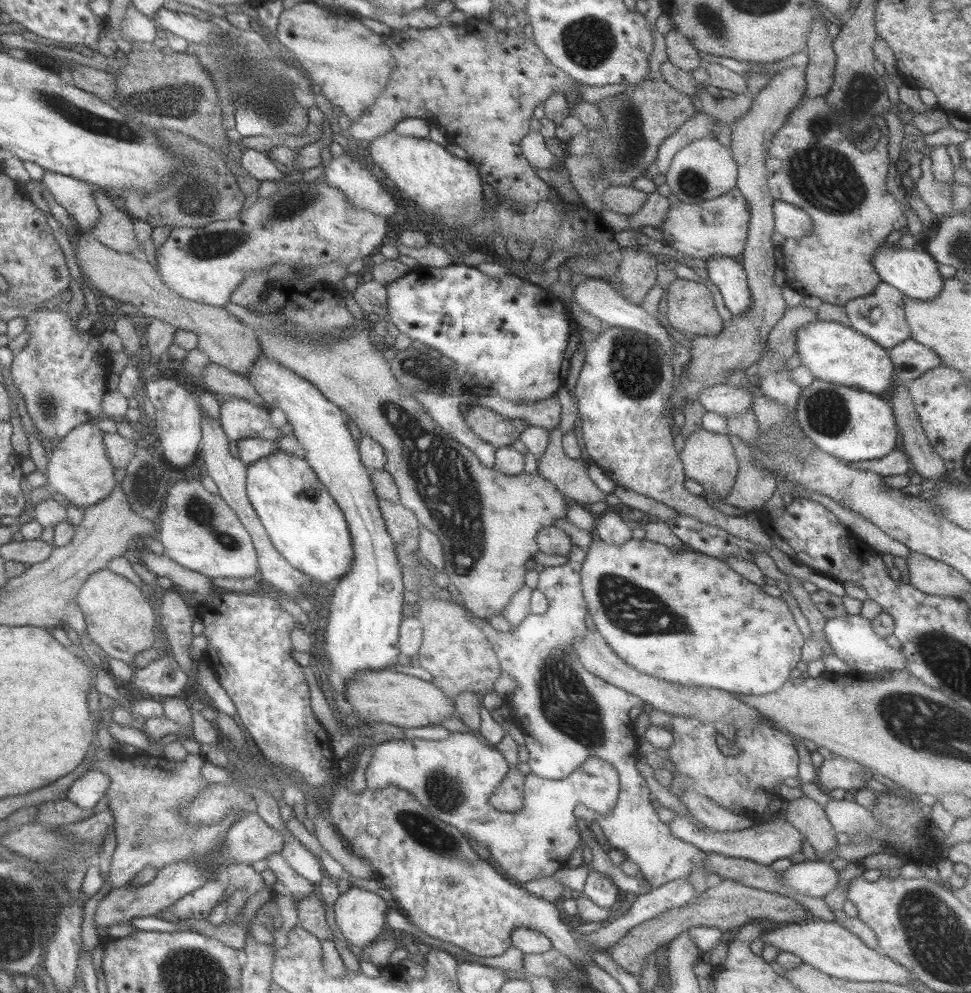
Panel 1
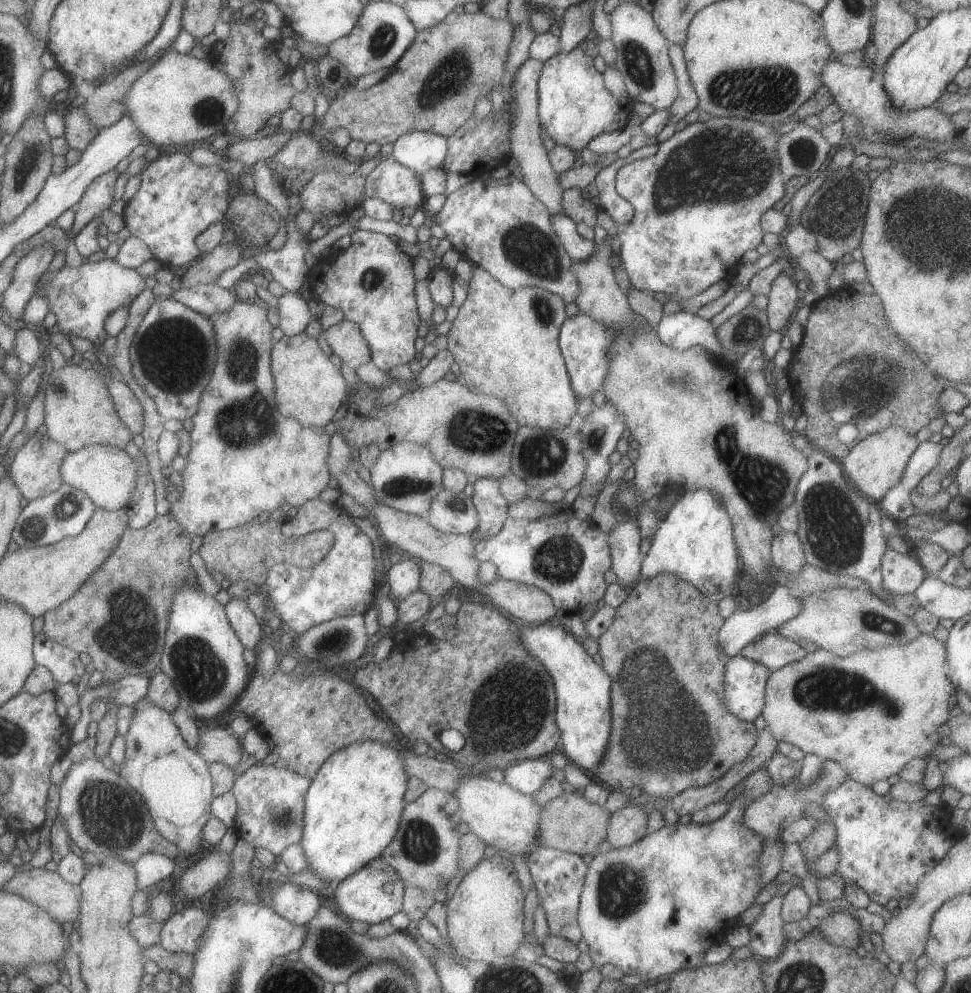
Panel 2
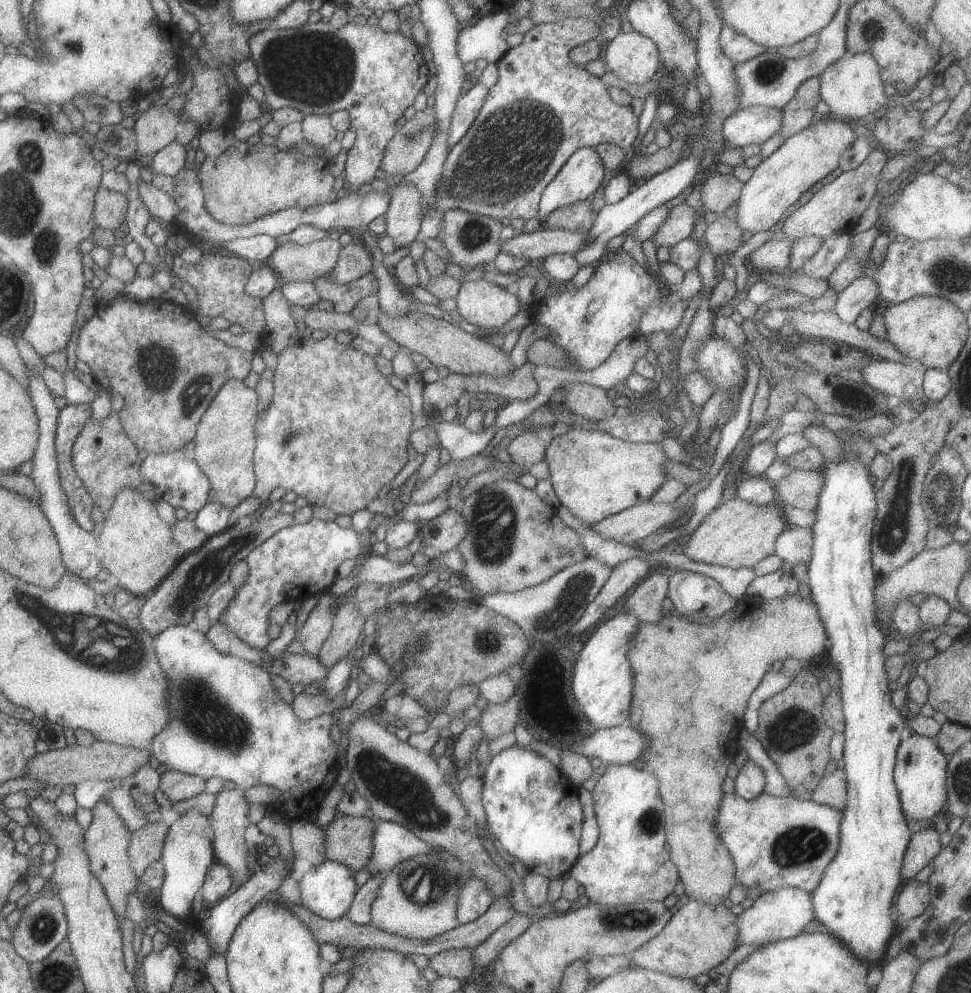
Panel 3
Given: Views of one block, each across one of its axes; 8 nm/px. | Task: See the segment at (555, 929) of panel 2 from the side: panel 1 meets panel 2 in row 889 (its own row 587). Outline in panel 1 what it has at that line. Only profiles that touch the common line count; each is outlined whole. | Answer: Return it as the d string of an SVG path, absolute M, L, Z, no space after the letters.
M566 517L555 520L553 525L569 535L571 548L564 564L544 567L538 573L535 589L548 600L546 611L537 615L530 612L515 629L505 633L496 632L485 619L473 616L471 620L491 644L502 673L517 682L515 693L502 698L515 709L513 721L523 733L531 773L549 780L563 780L589 758L611 764L618 773L617 783L620 786L611 812L601 815L577 805L573 816L591 825L606 848L622 850L626 858L637 864L651 889L665 884L667 880L687 878L691 870L703 872L708 886L715 884L721 878L703 865L705 853L675 838L669 831L669 825L659 821L649 801L648 786L635 768L641 744L637 743L639 738L634 732L633 720L629 719L629 710L633 707L642 709L644 703L637 696L587 672L573 651L572 642L587 632L579 572L593 534L579 530Z

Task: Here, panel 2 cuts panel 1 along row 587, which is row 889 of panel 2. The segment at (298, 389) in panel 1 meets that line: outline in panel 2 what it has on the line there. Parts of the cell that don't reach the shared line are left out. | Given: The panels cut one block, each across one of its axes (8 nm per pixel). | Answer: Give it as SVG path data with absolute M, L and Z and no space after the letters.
M377 857L353 872L351 876L337 882L334 897L338 910L352 920L371 925L391 918L402 907L404 884L399 875L383 859Z

